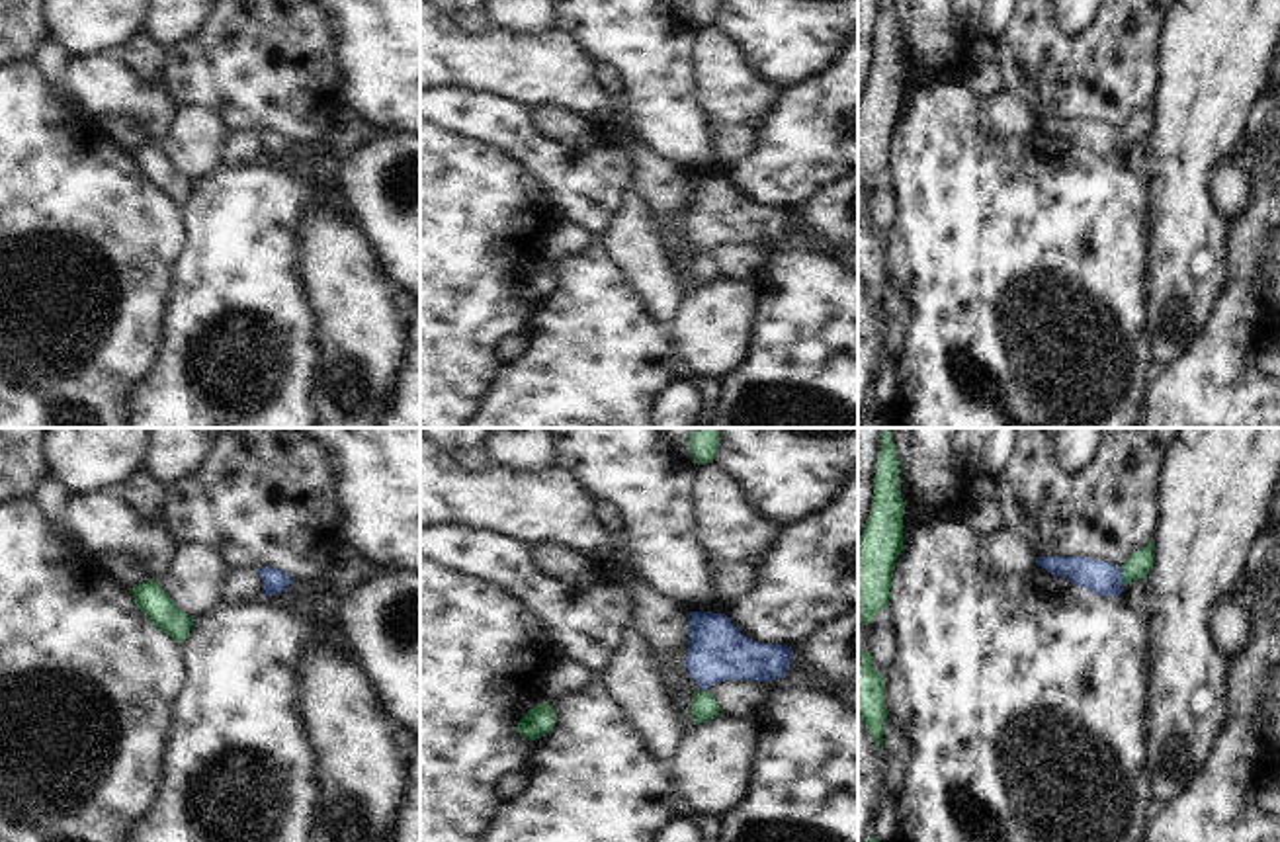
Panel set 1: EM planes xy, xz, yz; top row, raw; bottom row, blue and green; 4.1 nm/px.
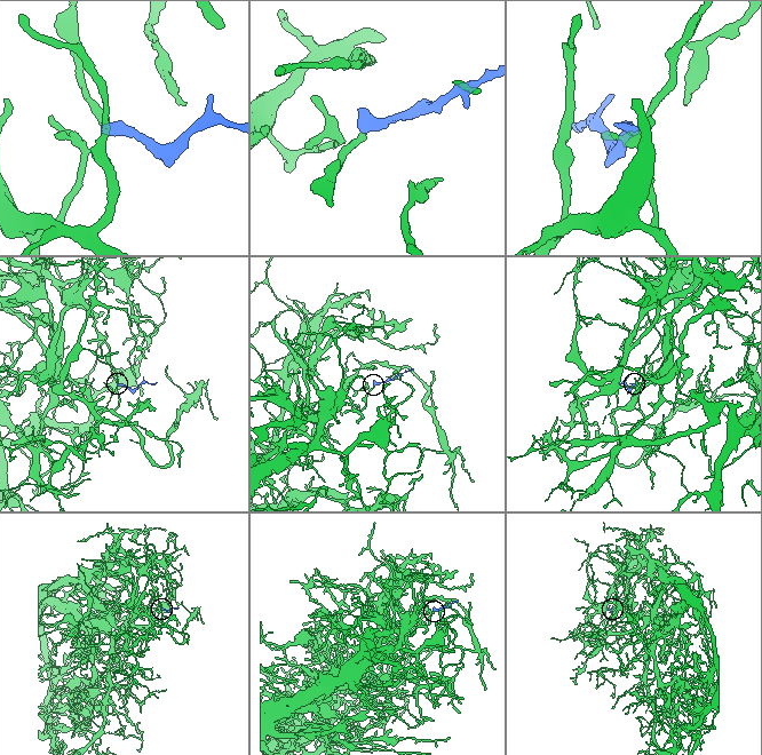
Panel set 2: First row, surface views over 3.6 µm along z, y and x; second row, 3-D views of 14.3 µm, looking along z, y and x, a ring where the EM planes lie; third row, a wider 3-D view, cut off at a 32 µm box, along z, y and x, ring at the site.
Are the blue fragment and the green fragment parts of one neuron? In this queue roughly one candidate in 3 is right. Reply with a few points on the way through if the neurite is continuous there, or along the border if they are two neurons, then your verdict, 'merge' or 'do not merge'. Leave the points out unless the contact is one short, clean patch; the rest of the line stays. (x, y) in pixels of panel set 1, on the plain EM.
runs through yz (1101, 139), (1120, 137), (1140, 126); merge

